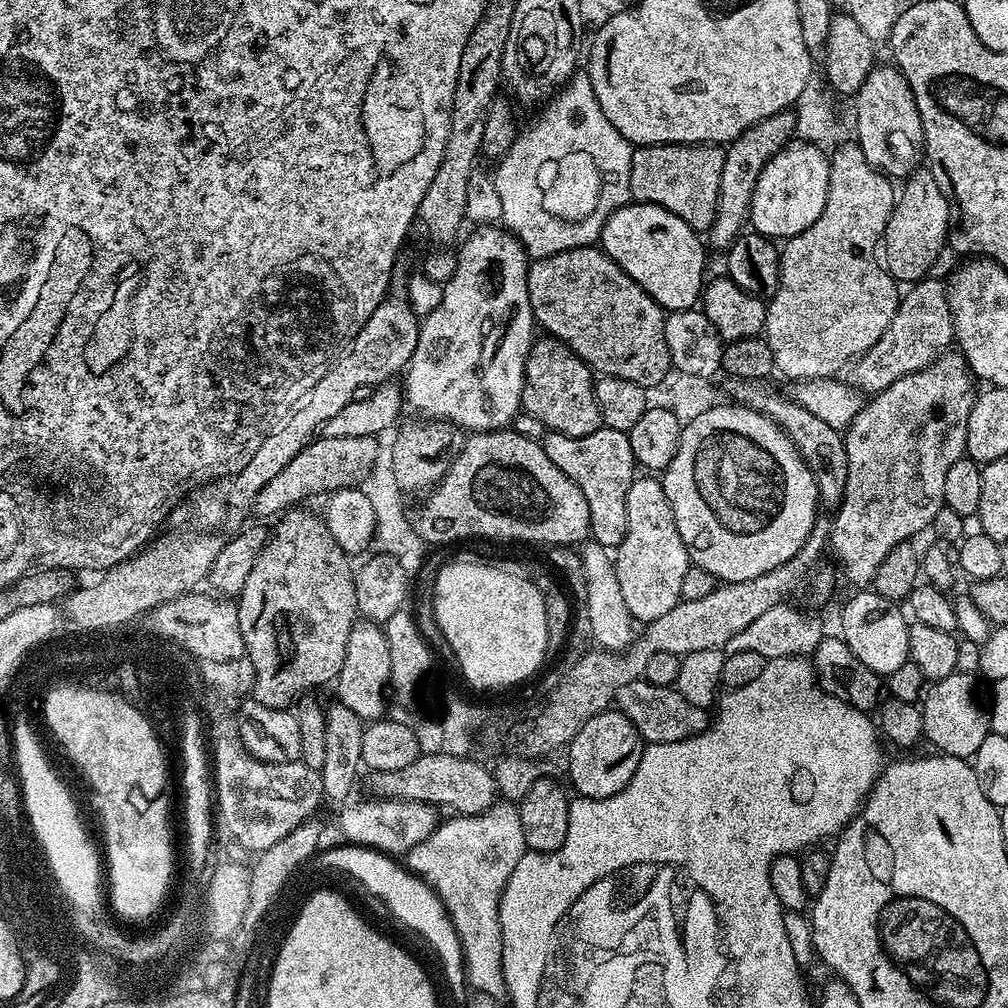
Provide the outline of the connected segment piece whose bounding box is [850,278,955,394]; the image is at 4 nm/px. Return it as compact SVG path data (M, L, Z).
M923 278L911 285L900 297L900 305L886 326L886 334L860 355L859 361L850 368L851 383L865 394L875 394L894 386L898 378L914 374L930 366L937 358L949 351L954 344L954 322L948 305L945 281Z

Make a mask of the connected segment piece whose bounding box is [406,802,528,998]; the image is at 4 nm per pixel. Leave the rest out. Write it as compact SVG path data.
M495 802L476 816L456 814L452 818L453 820L448 820L445 824L443 821L436 831L430 834L430 838L418 842L418 846L407 852L406 867L409 872L425 880L440 896L440 901L443 902L460 939L467 987L472 992L500 998L506 992L504 982L506 969L502 966L500 896L504 892L506 882L510 882L510 874L514 874L514 866L518 866L518 858L522 858L522 854L528 848L526 838L522 834L520 809L512 802Z

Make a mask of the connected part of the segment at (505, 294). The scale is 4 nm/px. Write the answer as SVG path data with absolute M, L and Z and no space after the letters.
M480 226L468 236L468 241L464 245L459 245L456 257L458 258L458 270L454 270L454 278L450 278L444 285L444 297L430 314L420 320L420 333L418 334L418 346L410 358L406 371L402 376L402 395L407 407L413 408L416 414L429 420L448 420L451 424L456 424L461 430L473 432L493 432L495 428L506 428L511 425L521 411L522 405L520 395L524 389L524 367L529 350L534 343L532 328L534 321L532 318L532 307L530 306L530 294L528 293L528 266L530 257L524 251L520 241L511 232L500 226Z

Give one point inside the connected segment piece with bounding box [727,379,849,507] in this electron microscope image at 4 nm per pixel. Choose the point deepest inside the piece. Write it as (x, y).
(821, 446)

